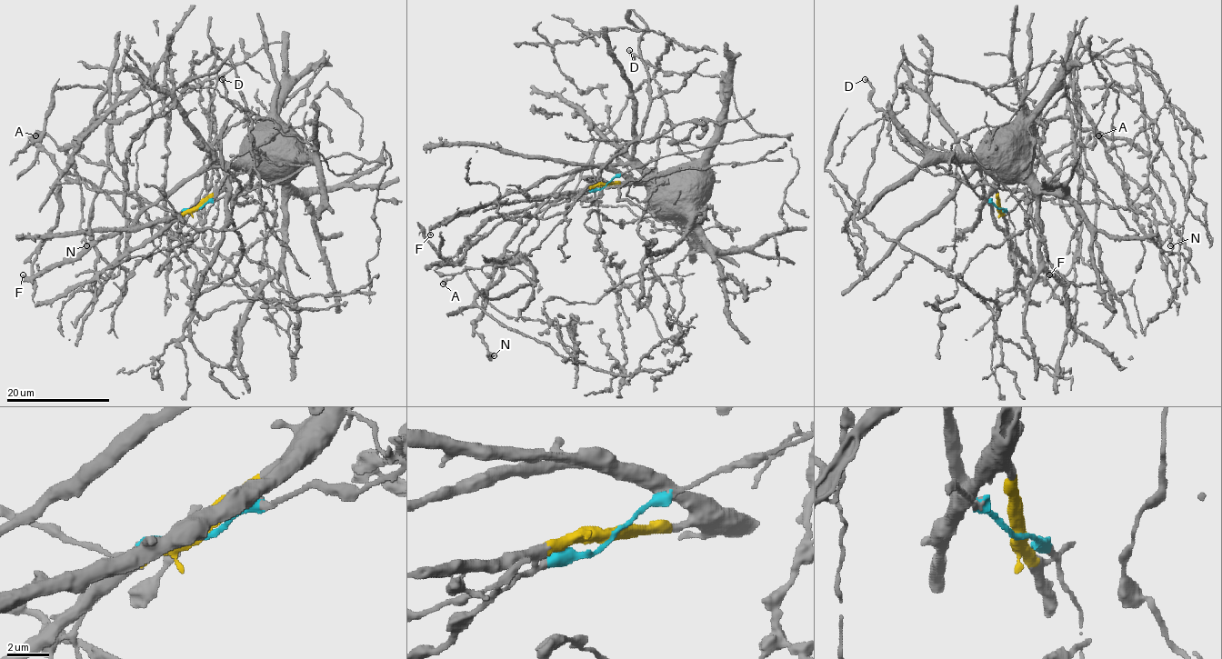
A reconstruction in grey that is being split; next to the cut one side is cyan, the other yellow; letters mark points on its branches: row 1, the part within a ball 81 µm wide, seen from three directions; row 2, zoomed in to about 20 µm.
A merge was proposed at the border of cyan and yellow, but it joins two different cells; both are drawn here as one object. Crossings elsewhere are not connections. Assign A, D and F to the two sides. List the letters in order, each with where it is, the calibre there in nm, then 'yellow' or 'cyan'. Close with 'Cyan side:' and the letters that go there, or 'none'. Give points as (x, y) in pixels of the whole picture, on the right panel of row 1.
A: at (1098, 135); 500 nm thick; cyan
D: at (865, 79); 220 nm thick; cyan
F: at (1049, 274); 240 nm thick; yellow
Cyan side: A, D

